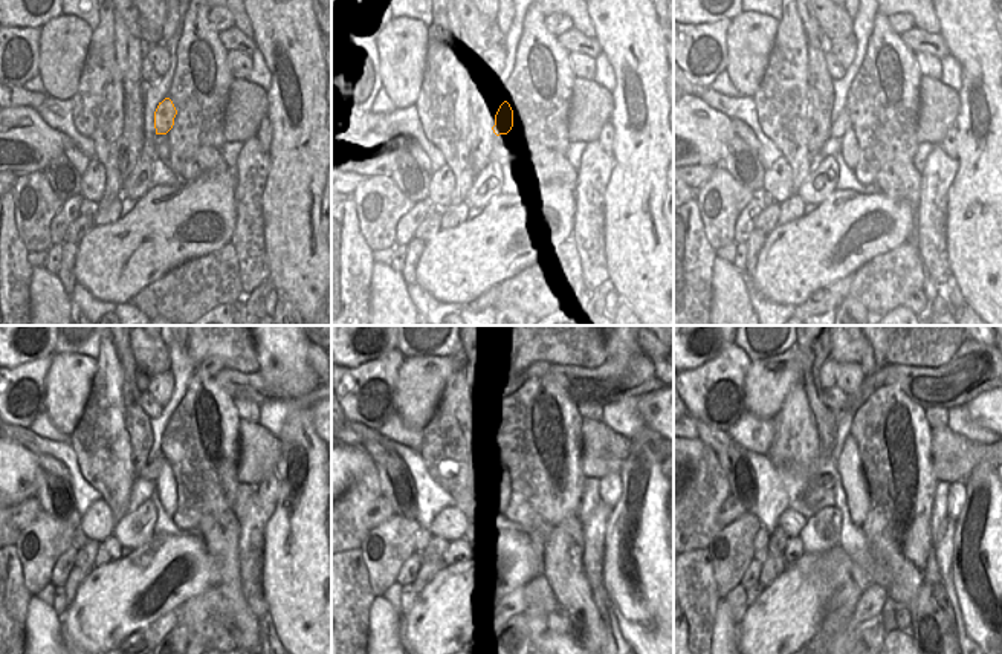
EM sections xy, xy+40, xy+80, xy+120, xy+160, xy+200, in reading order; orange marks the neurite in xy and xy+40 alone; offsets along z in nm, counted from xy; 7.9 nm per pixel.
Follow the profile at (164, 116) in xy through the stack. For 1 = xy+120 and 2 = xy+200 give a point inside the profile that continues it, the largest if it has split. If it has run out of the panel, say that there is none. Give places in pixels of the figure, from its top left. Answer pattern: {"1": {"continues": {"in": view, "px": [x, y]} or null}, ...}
{"1": {"continues": {"in": "xy+120", "px": [151, 472]}}, "2": {"continues": {"in": "xy+200", "px": [817, 486]}}}

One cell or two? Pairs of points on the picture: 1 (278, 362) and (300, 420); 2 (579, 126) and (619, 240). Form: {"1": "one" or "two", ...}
{"1": "one", "2": "two"}

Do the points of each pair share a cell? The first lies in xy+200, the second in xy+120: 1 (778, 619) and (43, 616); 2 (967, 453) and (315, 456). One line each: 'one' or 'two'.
1: two
2: two

